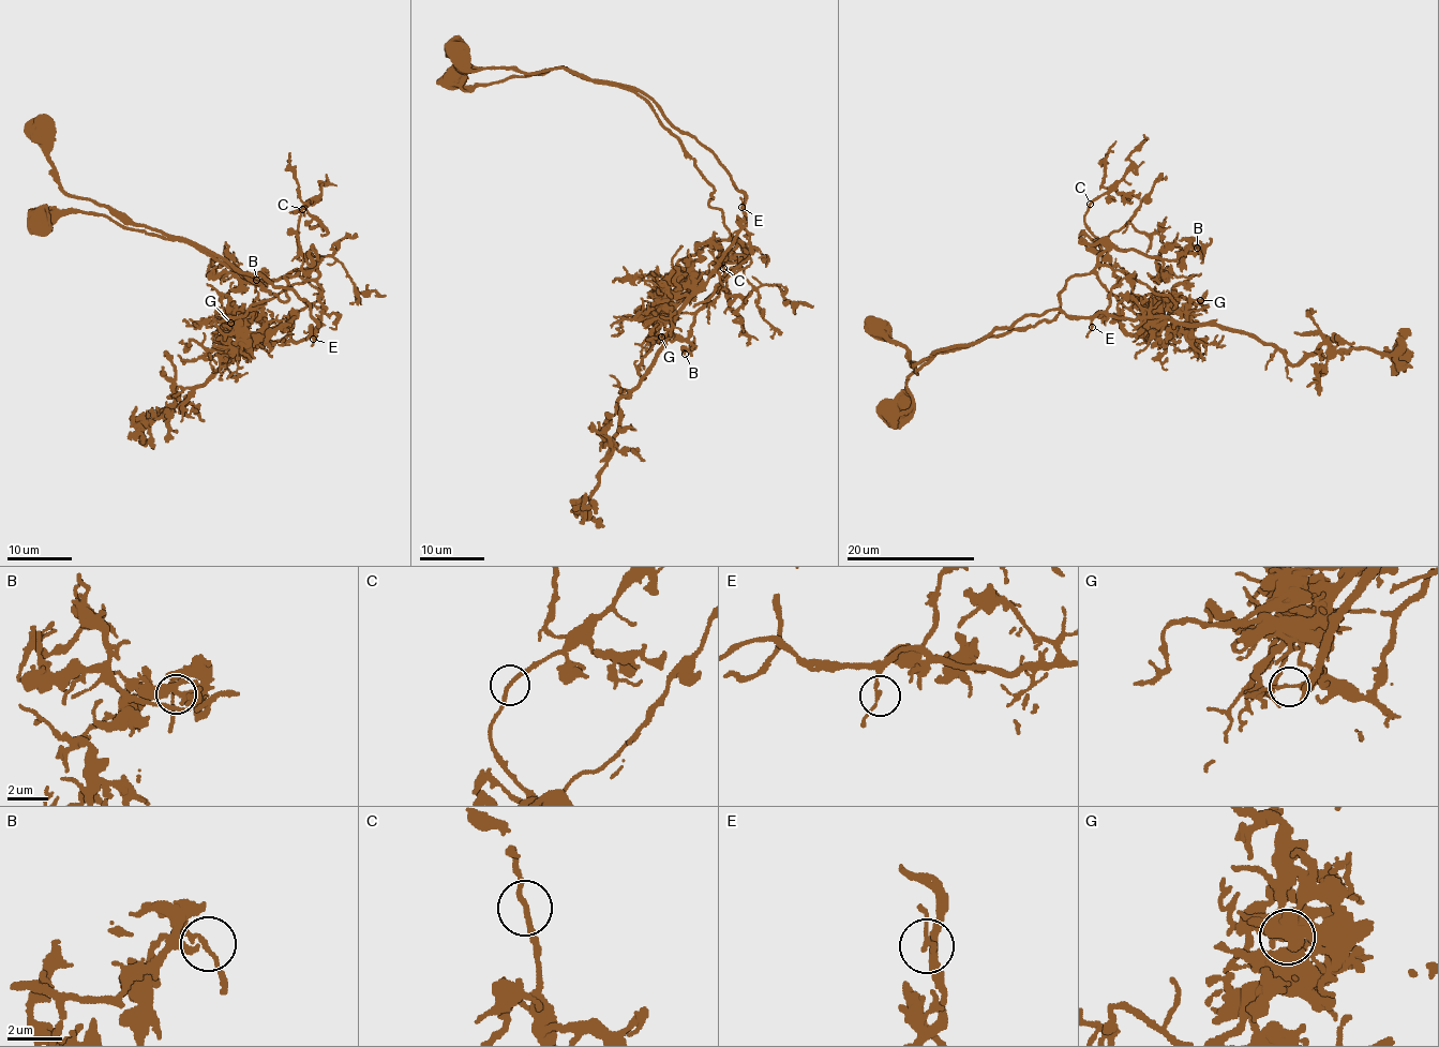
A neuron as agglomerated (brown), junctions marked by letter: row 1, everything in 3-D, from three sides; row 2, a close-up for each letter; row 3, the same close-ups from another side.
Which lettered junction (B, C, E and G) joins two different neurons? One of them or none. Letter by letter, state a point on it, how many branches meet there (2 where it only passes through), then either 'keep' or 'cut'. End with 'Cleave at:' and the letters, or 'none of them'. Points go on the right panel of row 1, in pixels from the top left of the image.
B: at (1197, 248); 2 branches meet; keep
C: at (1090, 204); 2 branches meet; keep
E: at (1092, 327); 2 branches meet; keep
G: at (1200, 300); 2 branches meet; cut
Cleave at: G

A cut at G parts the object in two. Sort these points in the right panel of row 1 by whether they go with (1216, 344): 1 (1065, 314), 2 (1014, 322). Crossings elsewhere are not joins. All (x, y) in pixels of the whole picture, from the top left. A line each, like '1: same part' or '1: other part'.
1: same part
2: same part

